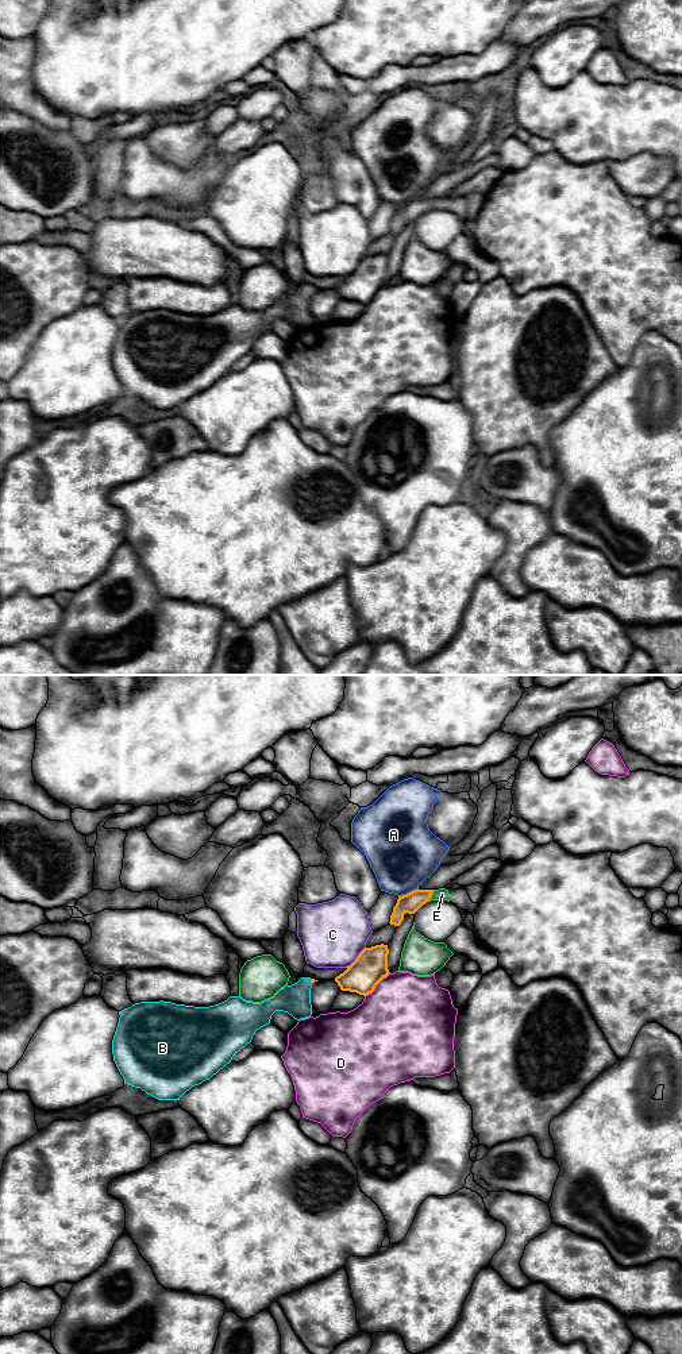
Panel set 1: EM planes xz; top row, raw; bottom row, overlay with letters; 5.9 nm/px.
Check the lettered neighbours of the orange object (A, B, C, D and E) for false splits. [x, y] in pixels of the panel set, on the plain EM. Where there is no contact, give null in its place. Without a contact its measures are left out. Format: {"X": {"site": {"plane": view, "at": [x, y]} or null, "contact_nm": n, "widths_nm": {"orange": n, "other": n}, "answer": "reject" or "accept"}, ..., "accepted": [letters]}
{"A": {"site": {"plane": "xz", "at": [409, 201]}, "contact_nm": 130, "widths_nm": {"orange": 120, "other": 420}, "answer": "reject"}, "B": {"site": {"plane": "xz", "at": [312, 290]}, "contact_nm": 30, "widths_nm": {"orange": 20, "other": 180}, "answer": "accept"}, "C": {"site": {"plane": "xz", "at": [357, 266]}, "contact_nm": 170, "widths_nm": {"orange": 200, "other": 380}, "answer": "reject"}, "D": {"site": {"plane": "xz", "at": [376, 293]}, "contact_nm": 220, "widths_nm": {"orange": 200, "other": 480}, "answer": "reject"}, "E": {"site": {"plane": "xz", "at": [431, 203]}, "contact_nm": 80, "widths_nm": {"orange": 120, "other": 80}, "answer": "reject"}, "accepted": ["B"]}

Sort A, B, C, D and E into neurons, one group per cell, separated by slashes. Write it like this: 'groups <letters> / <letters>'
groups A / B / C / D / E

